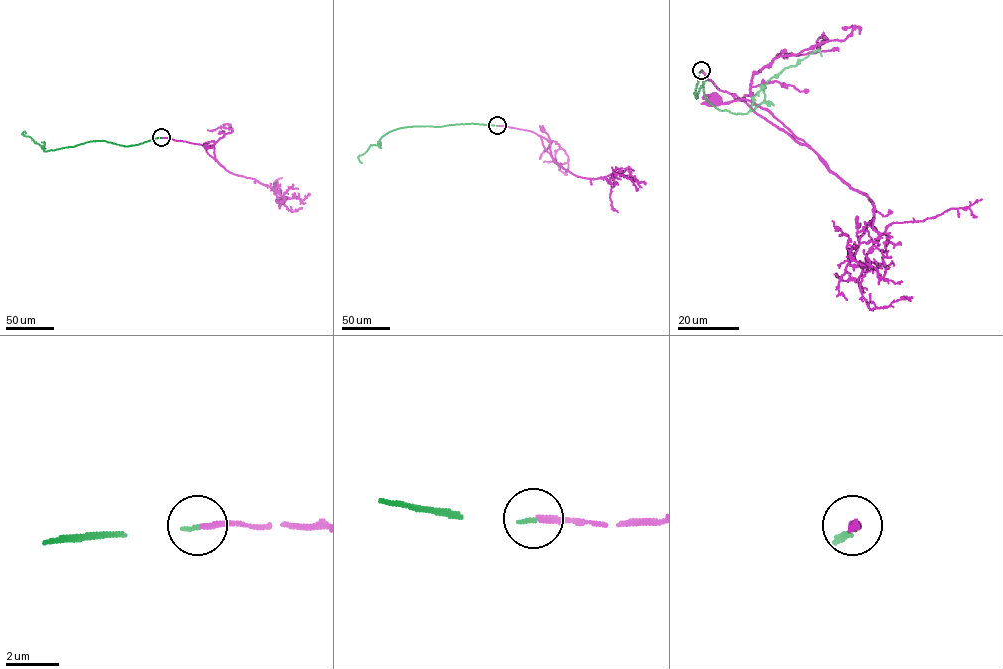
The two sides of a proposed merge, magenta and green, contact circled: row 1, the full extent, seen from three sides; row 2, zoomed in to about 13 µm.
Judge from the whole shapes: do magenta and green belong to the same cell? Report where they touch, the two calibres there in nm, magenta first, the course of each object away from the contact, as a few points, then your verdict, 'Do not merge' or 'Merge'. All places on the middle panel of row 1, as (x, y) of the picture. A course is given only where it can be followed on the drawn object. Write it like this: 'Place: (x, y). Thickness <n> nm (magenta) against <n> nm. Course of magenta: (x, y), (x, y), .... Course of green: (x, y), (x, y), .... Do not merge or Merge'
Place: (497, 125). Thickness 240 nm (magenta) against 120 nm. Course of magenta: (497, 125), (535, 133), (552, 158), (549, 137), (543, 129). Course of green: (497, 125), (471, 123), (400, 127), (383, 136), (377, 145), (371, 145), (358, 157), (362, 163). Merge

